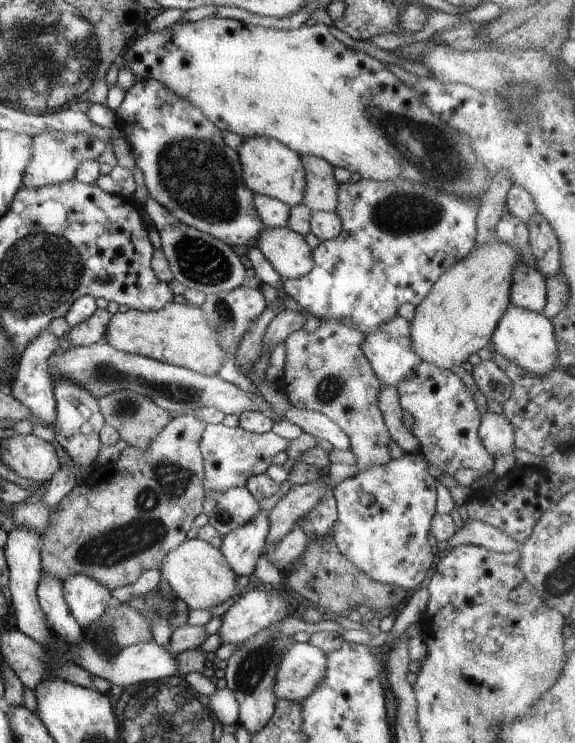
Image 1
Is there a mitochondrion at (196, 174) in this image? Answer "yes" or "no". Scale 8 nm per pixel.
yes

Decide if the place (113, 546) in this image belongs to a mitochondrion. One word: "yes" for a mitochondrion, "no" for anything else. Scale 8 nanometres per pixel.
yes

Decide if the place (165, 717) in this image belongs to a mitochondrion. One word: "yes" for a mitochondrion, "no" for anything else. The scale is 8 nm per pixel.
yes

